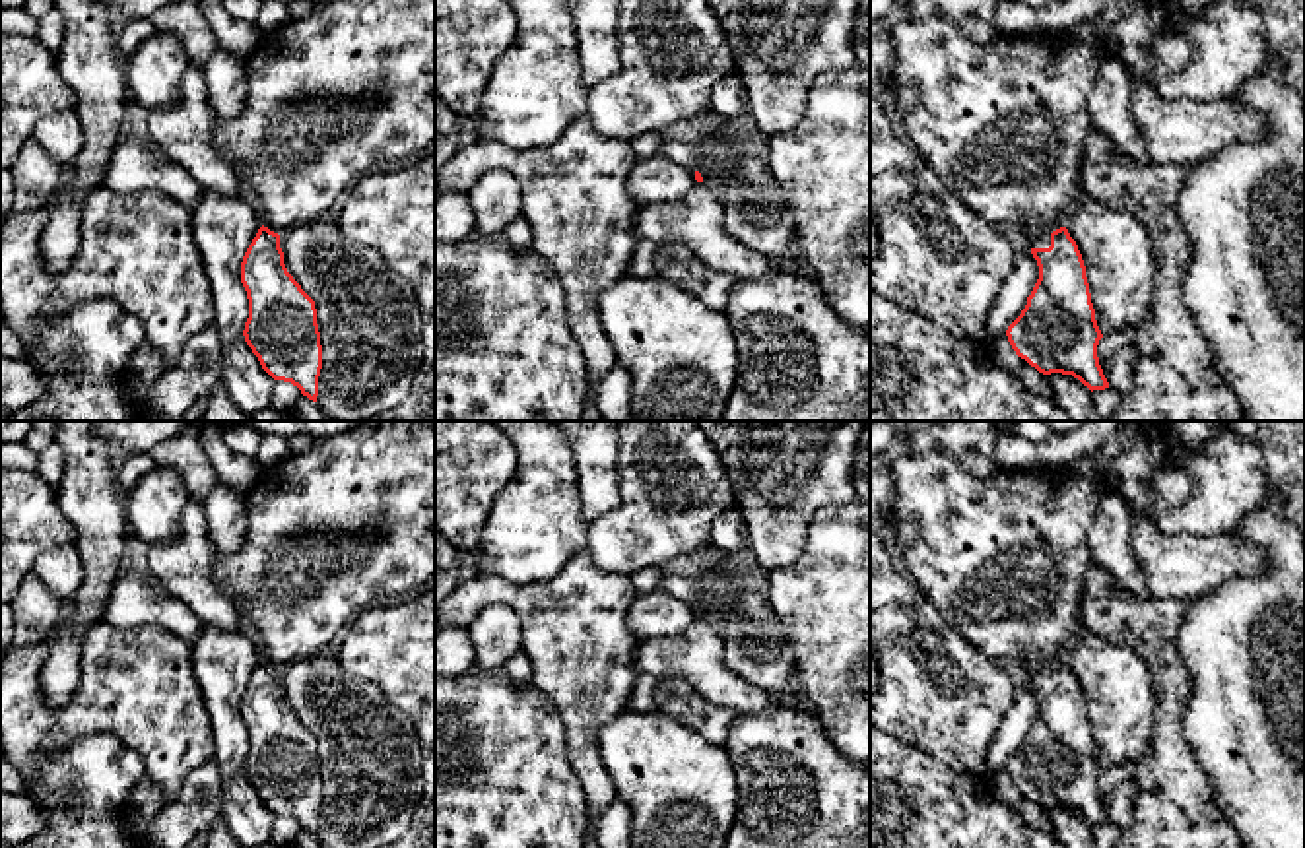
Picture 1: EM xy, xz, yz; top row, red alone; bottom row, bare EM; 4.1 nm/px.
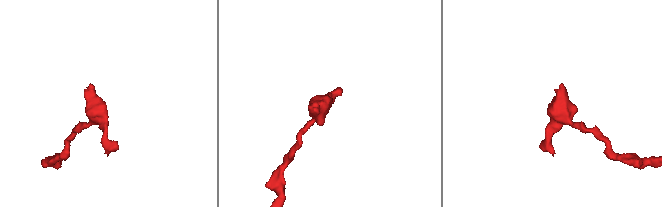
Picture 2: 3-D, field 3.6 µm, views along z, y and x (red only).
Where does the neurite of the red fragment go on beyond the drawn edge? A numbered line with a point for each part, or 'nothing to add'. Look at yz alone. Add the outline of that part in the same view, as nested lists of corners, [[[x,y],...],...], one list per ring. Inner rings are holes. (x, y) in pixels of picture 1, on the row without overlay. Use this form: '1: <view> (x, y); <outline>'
1: yz (1041, 674); [[[1041,666],[1031,671],[1031,683],[1049,683],[1051,681],[1051,668],[1053,666]]]

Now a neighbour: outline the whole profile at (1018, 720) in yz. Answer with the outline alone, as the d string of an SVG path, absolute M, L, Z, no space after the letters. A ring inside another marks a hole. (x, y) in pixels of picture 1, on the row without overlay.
M1031 685L1016 693L1016 701L1004 714L1000 728L990 743L987 755L988 778L1000 768L1006 768L1008 761L1021 749L1027 739L1035 718L1039 714L1039 701Z

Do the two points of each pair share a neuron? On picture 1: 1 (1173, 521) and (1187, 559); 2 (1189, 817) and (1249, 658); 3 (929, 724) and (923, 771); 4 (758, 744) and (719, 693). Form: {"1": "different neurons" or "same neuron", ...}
{"1": "different neurons", "2": "different neurons", "3": "different neurons", "4": "different neurons"}

